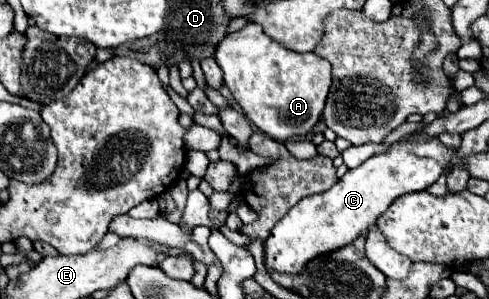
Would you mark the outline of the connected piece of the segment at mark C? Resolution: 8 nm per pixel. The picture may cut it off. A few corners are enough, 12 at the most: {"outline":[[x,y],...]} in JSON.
{"outline":[[411,133],[271,229],[265,265],[299,273],[353,243],[401,195],[457,165]]}

